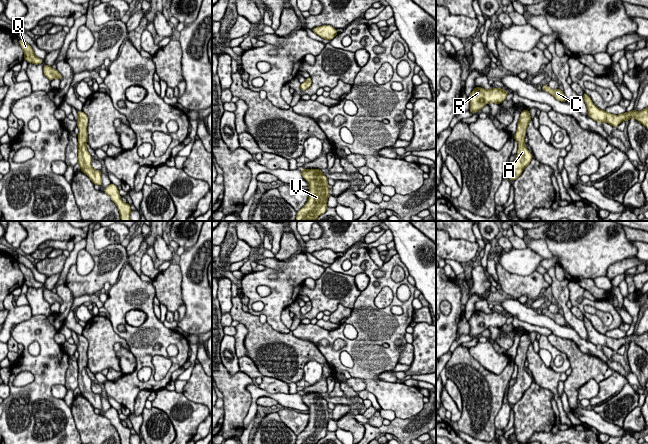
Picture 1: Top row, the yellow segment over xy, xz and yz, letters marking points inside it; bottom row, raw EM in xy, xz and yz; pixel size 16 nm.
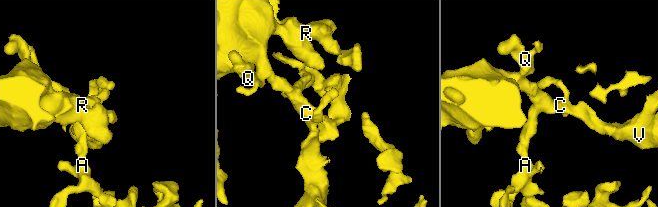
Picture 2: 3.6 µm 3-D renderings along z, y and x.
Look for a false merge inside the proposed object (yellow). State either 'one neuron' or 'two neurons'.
one neuron

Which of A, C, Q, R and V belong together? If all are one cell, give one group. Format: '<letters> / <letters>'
A C Q R V

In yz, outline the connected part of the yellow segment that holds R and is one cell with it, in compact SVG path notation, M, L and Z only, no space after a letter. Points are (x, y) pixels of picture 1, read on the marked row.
M475 87L469 95L470 110L469 112L476 113L480 111L488 103L501 104L506 100L508 91L501 88L493 87L490 90L481 87Z

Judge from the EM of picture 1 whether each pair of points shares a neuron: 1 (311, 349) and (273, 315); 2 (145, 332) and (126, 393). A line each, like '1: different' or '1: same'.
1: different
2: same

